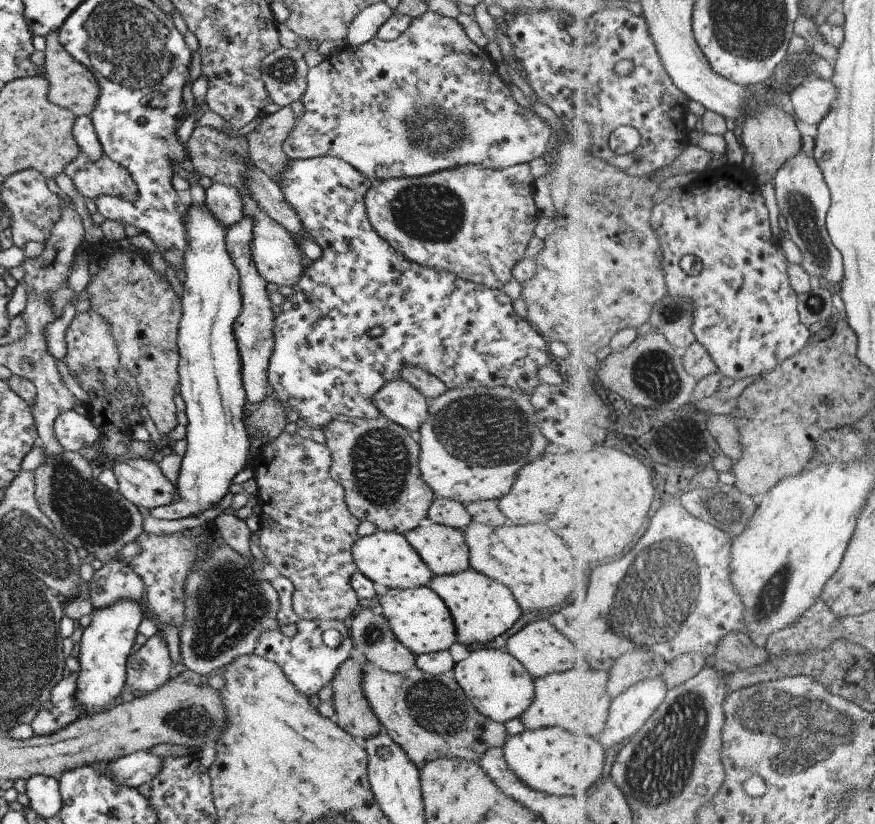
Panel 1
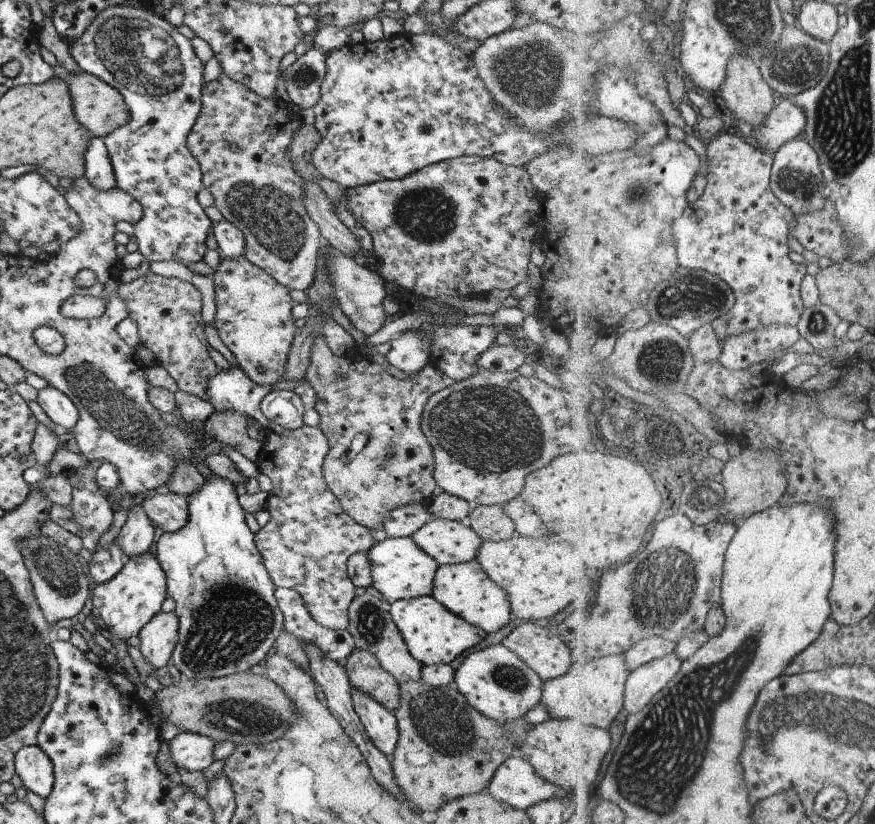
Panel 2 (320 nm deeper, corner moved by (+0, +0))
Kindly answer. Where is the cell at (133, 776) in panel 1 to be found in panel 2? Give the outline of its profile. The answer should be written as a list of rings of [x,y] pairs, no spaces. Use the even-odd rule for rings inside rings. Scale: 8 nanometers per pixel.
[[[181,732],[169,740],[169,756],[175,768],[203,771],[213,760],[213,740],[201,734]]]

